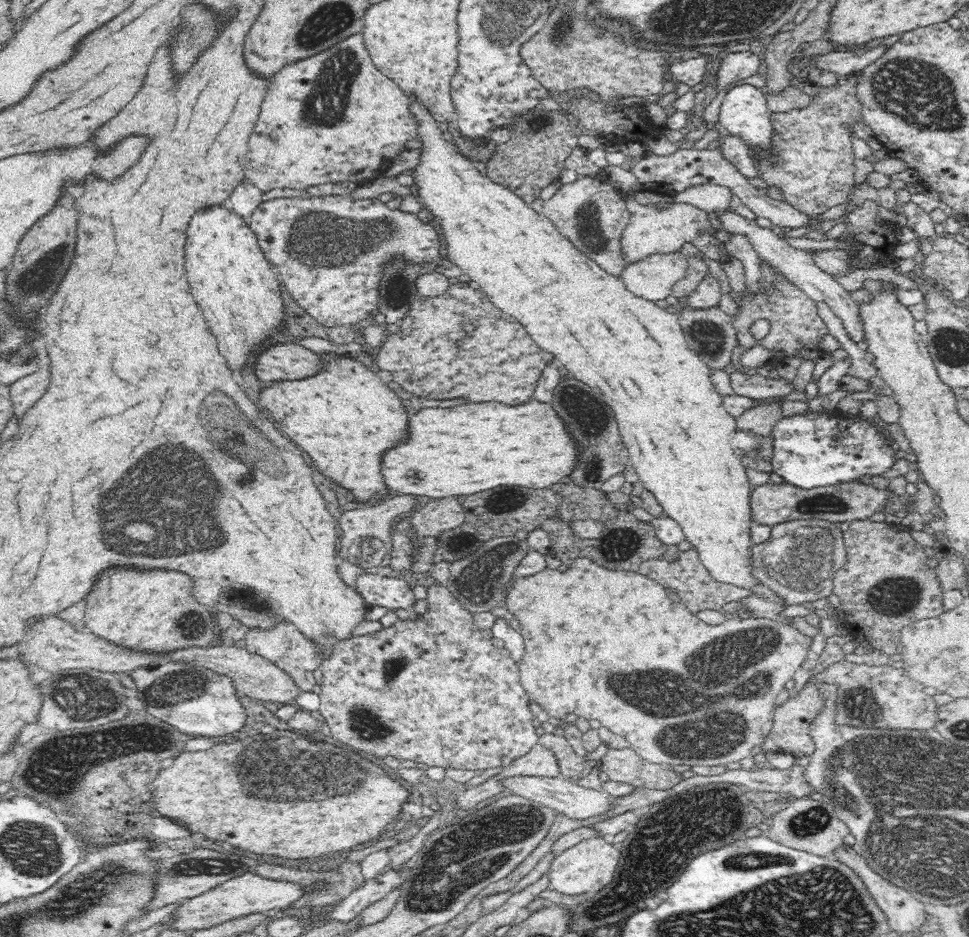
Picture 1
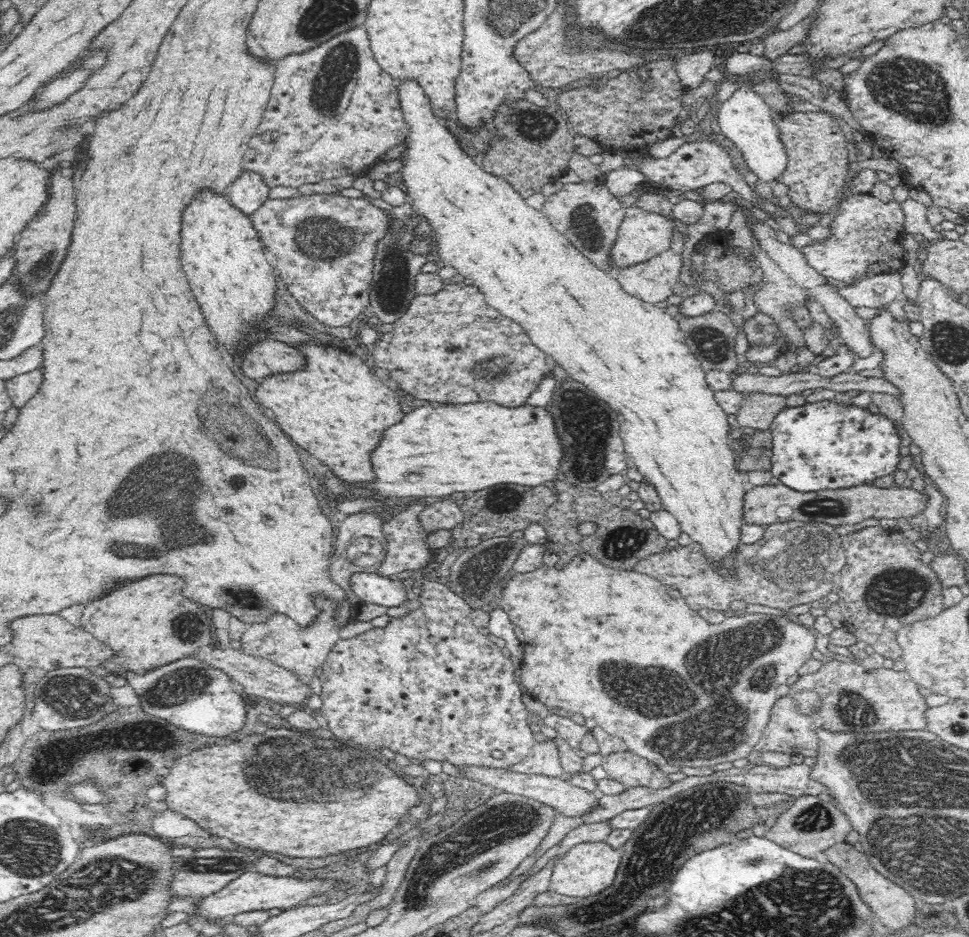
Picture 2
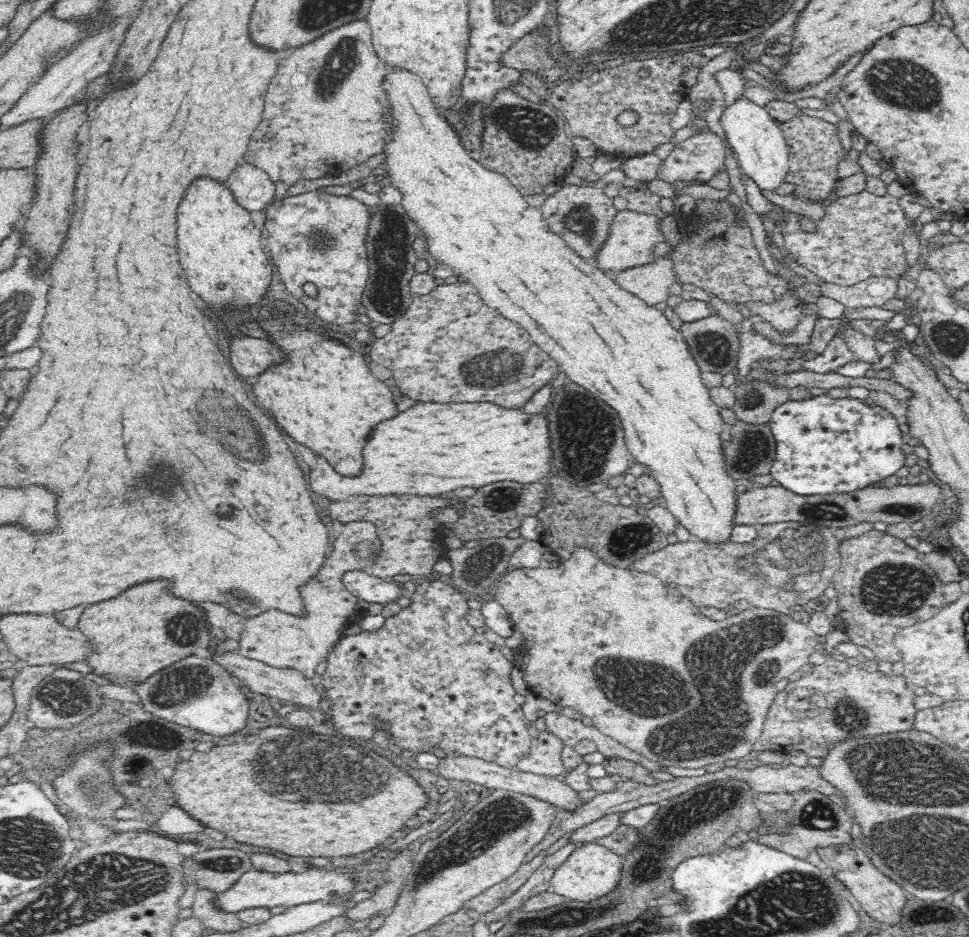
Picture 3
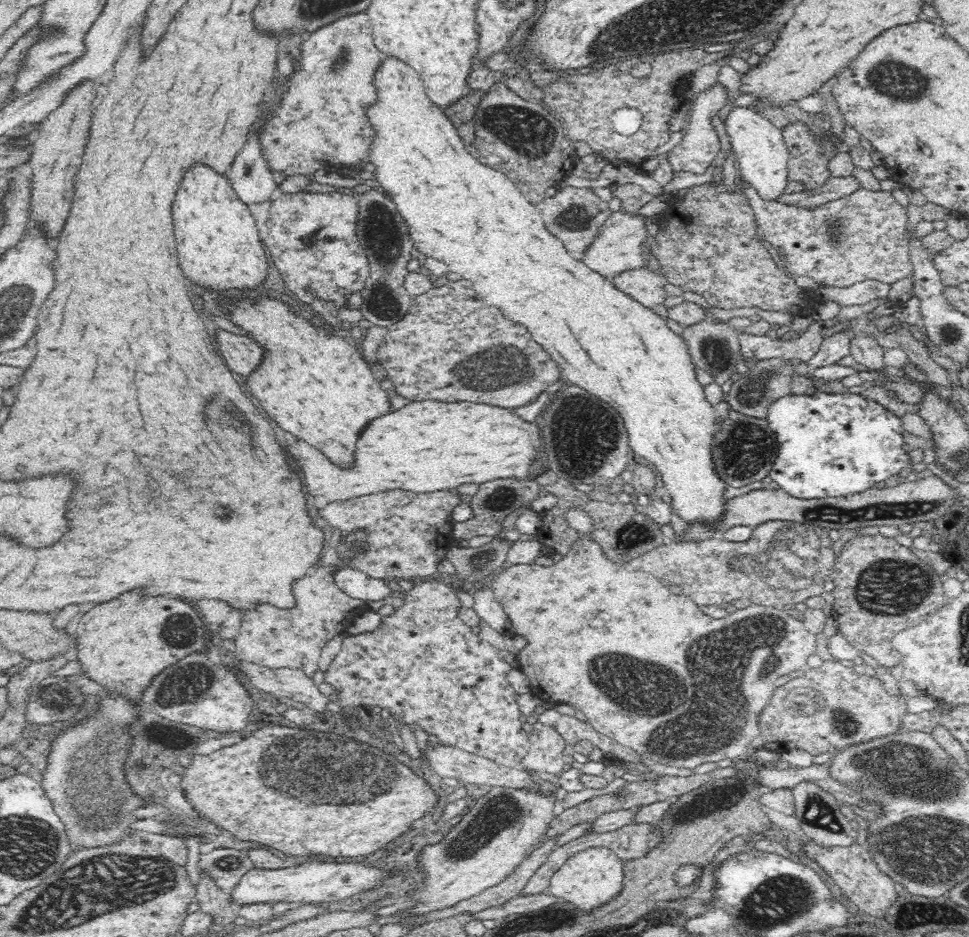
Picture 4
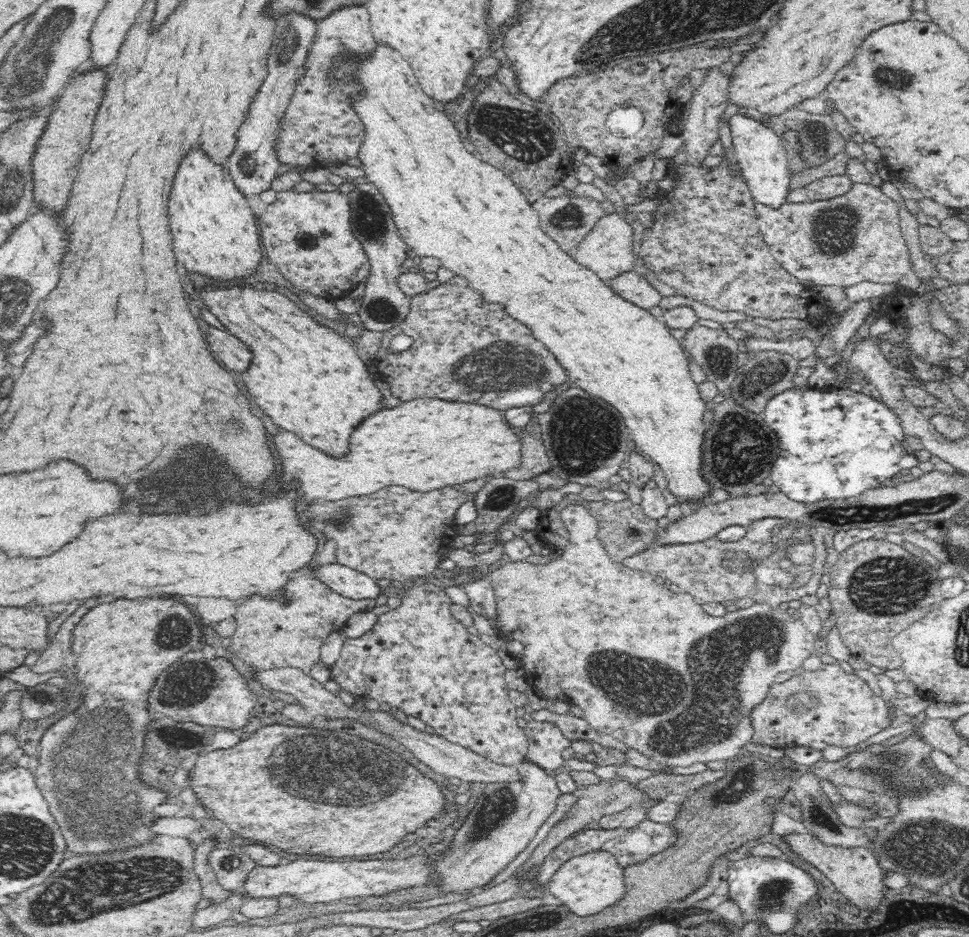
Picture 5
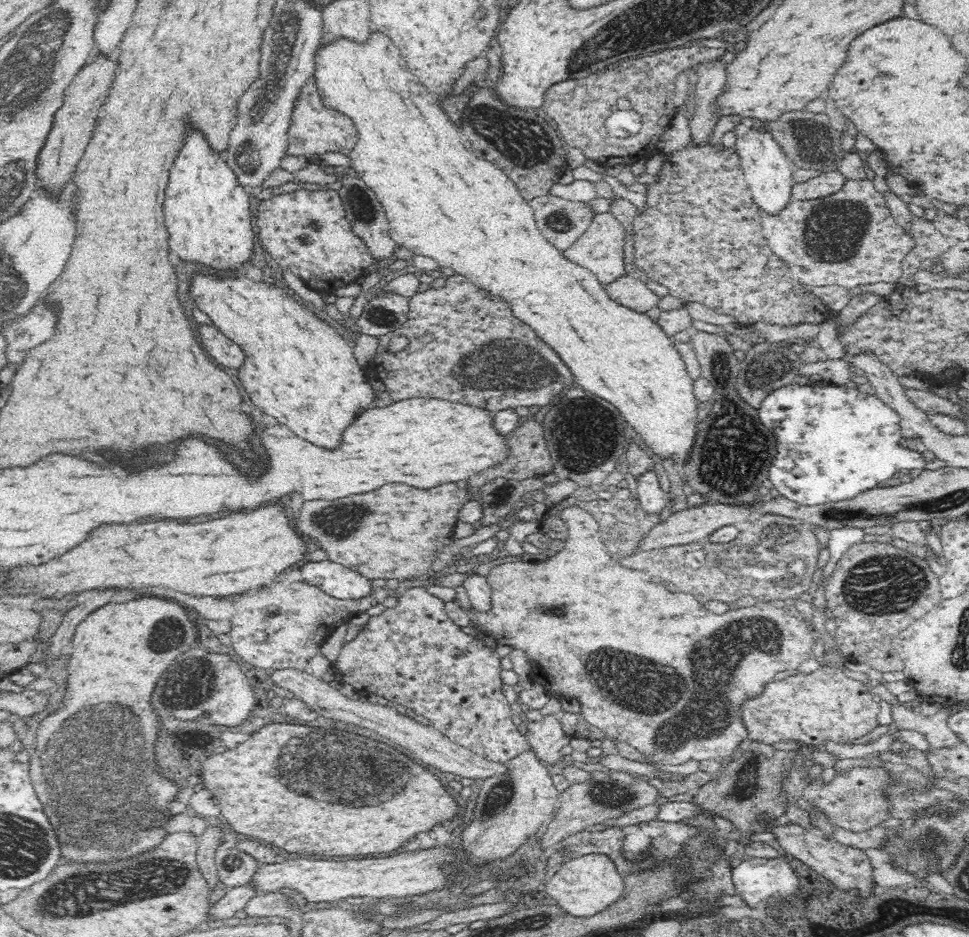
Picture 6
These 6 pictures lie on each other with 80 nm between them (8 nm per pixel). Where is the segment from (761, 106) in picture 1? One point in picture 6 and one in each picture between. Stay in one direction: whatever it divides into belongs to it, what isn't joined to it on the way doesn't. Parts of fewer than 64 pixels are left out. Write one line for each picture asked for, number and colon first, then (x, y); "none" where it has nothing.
2: (744, 121)
3: (762, 153)
4: (762, 158)
5: (761, 156)
6: (768, 173)

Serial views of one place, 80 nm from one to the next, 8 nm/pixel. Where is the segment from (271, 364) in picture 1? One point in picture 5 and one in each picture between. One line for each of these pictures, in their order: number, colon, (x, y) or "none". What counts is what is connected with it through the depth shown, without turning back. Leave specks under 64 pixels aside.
2: (266, 357)
3: (248, 356)
4: (242, 355)
5: (230, 351)

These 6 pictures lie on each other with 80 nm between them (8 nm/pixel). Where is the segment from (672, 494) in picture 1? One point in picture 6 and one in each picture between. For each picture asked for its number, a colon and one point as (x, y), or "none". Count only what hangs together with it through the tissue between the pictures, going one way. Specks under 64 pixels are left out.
2: (632, 354)
3: (625, 351)
4: (473, 218)
5: (446, 203)
6: (442, 201)

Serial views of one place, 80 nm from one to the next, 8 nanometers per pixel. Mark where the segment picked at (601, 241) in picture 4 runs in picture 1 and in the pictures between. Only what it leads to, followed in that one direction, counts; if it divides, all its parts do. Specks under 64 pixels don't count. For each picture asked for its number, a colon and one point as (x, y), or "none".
1: (649, 231)
2: (641, 236)
3: (630, 243)

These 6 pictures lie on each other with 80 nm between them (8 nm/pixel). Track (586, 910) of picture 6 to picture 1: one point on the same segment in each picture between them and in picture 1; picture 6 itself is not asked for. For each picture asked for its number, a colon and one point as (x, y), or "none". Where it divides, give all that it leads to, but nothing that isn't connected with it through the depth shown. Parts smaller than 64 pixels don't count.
1: (586, 868)
2: (588, 868)
3: (592, 871)
4: (591, 878)
5: (586, 884)

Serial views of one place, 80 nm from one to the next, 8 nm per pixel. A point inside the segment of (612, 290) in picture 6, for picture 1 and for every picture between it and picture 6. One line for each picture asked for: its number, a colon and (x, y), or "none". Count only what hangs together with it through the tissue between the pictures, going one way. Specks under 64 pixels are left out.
1: (652, 278)
2: (652, 280)
3: (651, 283)
4: (647, 287)
5: (632, 287)

